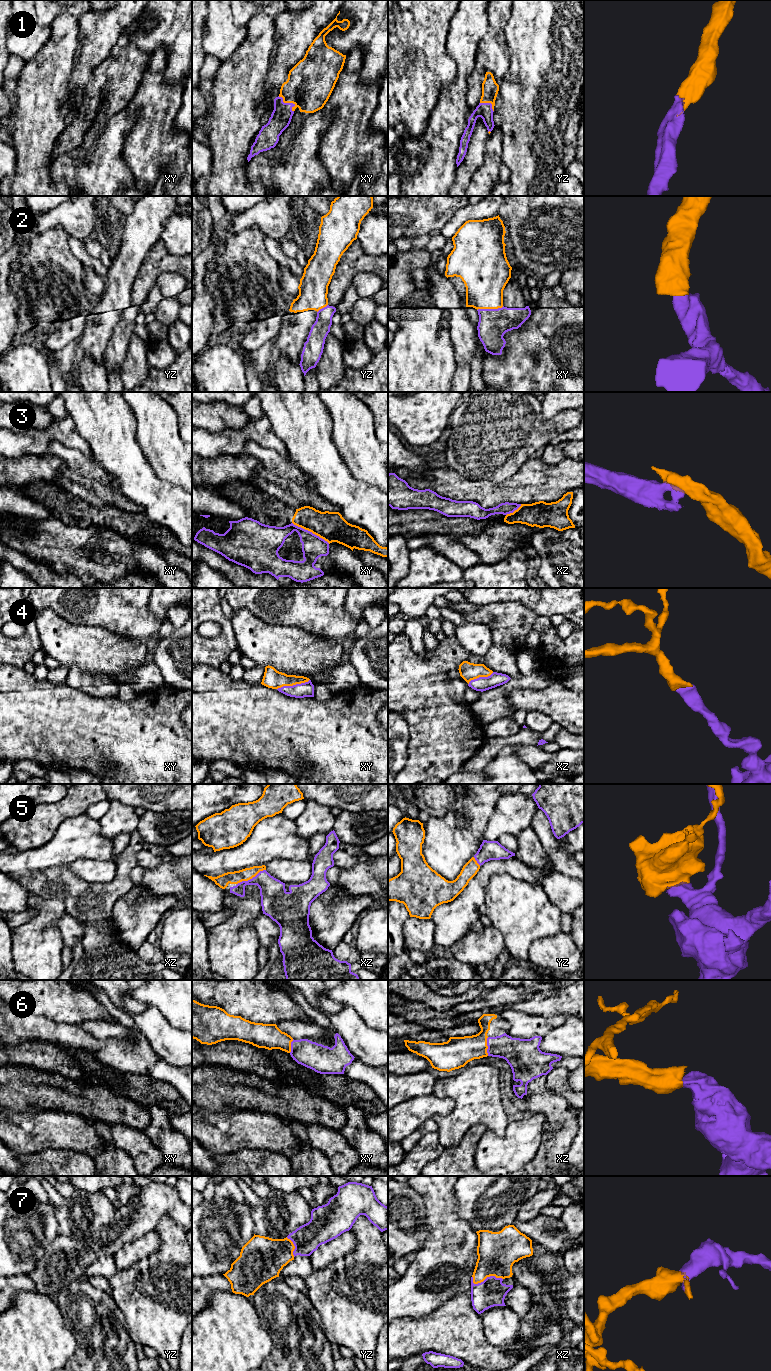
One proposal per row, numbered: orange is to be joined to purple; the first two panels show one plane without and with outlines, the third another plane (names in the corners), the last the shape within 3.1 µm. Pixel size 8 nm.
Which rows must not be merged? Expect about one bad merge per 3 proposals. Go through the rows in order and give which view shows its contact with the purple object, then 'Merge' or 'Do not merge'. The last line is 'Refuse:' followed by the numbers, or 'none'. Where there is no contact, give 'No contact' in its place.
1: Touches purple in xy. Merge
2: Touches purple in xy. Do not merge
3: Touches purple in xy. Do not merge
4: Touches purple in xy. Merge
5: Touches purple in xz. Merge
6: Touches purple in xz. Merge
7: Touches purple in xz. Merge
Refuse: 2, 3

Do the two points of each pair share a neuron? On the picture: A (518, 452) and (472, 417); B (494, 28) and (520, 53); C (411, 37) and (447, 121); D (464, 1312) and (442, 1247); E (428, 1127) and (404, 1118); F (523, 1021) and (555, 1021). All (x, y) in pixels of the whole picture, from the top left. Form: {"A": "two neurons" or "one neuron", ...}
{"A": "one neuron", "B": "two neurons", "C": "two neurons", "D": "two neurons", "E": "two neurons", "F": "one neuron"}

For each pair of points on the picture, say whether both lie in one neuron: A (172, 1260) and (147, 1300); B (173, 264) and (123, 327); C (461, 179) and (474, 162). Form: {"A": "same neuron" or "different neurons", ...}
{"A": "same neuron", "B": "same neuron", "C": "same neuron"}

